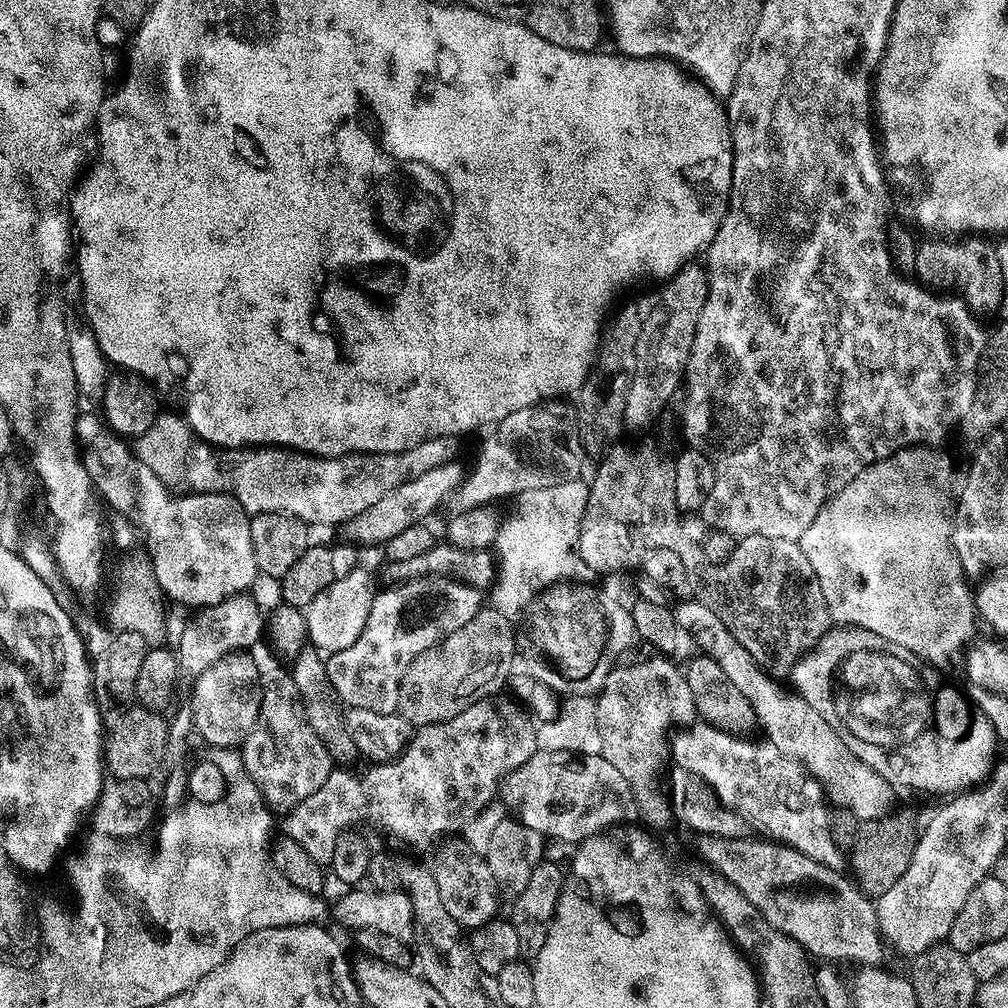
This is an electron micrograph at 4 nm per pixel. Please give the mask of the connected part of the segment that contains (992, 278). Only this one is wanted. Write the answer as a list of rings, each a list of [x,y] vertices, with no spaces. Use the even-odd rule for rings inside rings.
[[[972,234],[967,238],[924,238],[916,248],[916,260],[914,256],[914,268],[916,264],[915,275],[919,277],[925,285],[937,286],[941,284],[941,289],[951,290],[959,295],[960,299],[972,309],[973,313],[992,312],[1001,307],[1001,279],[999,277],[998,261],[996,260],[996,251],[993,245],[988,245],[987,239],[979,235]]]

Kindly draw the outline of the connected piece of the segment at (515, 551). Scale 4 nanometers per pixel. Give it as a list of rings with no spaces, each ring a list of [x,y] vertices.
[[[580,478],[568,480],[553,488],[525,492],[519,497],[516,513],[509,520],[505,519],[496,531],[494,560],[498,565],[498,575],[490,592],[496,596],[532,598],[541,590],[571,581],[576,578],[571,576],[582,572],[573,535],[580,527],[588,501],[588,484],[582,481]]]

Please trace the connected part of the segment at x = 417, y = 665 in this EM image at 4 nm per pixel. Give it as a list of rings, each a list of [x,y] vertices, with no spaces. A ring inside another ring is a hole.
[[[481,607],[480,613],[474,618],[470,618],[470,622],[466,622],[466,626],[462,626],[462,630],[454,630],[454,634],[450,634],[430,650],[418,654],[418,658],[414,658],[414,662],[410,662],[398,690],[396,712],[407,724],[413,726],[446,722],[450,718],[462,714],[462,710],[466,710],[466,706],[497,695],[503,689],[500,687],[503,684],[505,687],[509,683],[514,672],[512,655],[515,652],[517,655],[518,640],[517,637],[516,640],[512,637],[512,628],[508,625],[507,618],[496,608]]]

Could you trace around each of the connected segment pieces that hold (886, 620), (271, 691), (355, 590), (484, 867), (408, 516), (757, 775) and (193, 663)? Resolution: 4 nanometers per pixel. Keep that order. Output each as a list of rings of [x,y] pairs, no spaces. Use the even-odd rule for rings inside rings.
[[[913,446],[900,448],[894,454],[883,456],[880,460],[869,464],[861,472],[857,472],[850,480],[845,480],[842,487],[835,489],[828,498],[828,503],[818,510],[818,518],[806,526],[802,538],[798,543],[806,554],[810,566],[814,566],[814,574],[818,586],[822,586],[822,598],[826,598],[829,617],[837,625],[849,628],[865,628],[878,638],[886,638],[886,642],[894,642],[906,650],[910,650],[921,660],[933,665],[948,664],[956,655],[961,655],[965,647],[964,639],[972,632],[972,620],[974,621],[974,604],[970,596],[964,593],[960,584],[952,585],[952,568],[954,572],[954,553],[952,551],[952,517],[954,515],[954,484],[948,479],[952,476],[952,460],[942,453],[936,452],[932,446]]]
[[[264,668],[258,681],[260,686],[260,713],[254,730],[242,745],[243,771],[254,782],[260,798],[276,814],[291,812],[298,802],[310,798],[322,782],[334,771],[334,761],[326,746],[314,734],[300,701],[298,686],[294,686],[291,671],[282,668]]]
[[[352,568],[345,576],[344,573],[337,575],[336,581],[326,586],[326,590],[322,590],[322,594],[303,609],[308,630],[307,643],[321,654],[346,650],[346,646],[351,646],[362,632],[370,614],[372,597],[377,591],[377,585],[372,585],[371,574],[364,568]]]
[[[452,838],[440,848],[434,863],[434,875],[438,882],[438,895],[442,898],[442,906],[450,913],[450,918],[458,922],[465,930],[475,930],[486,926],[497,919],[500,904],[496,901],[498,885],[488,872],[488,865],[481,853],[473,852],[471,848],[460,844],[459,839]]]
[[[457,462],[439,464],[405,479],[399,486],[388,490],[385,496],[371,501],[363,510],[355,513],[348,524],[348,532],[356,540],[364,544],[383,545],[385,540],[394,538],[401,530],[406,530],[411,524],[421,523],[444,499],[451,497],[466,479],[466,468]]]
[[[692,722],[671,737],[670,756],[674,764],[676,760],[678,767],[685,768],[692,776],[697,776],[700,779],[697,781],[703,787],[711,788],[725,807],[733,808],[749,829],[757,828],[761,837],[787,845],[826,868],[840,870],[843,864],[845,867],[845,853],[838,846],[834,846],[828,833],[826,821],[830,808],[822,795],[820,785],[811,779],[795,760],[786,758],[786,754],[782,754],[782,750],[778,750],[767,738],[748,739],[752,738],[724,732],[713,724]]]
[[[248,594],[228,596],[222,602],[199,609],[193,615],[196,617],[180,632],[178,647],[180,670],[185,677],[195,677],[229,652],[251,649],[251,644],[260,636],[260,624],[256,621],[260,616],[260,608],[250,597]]]

